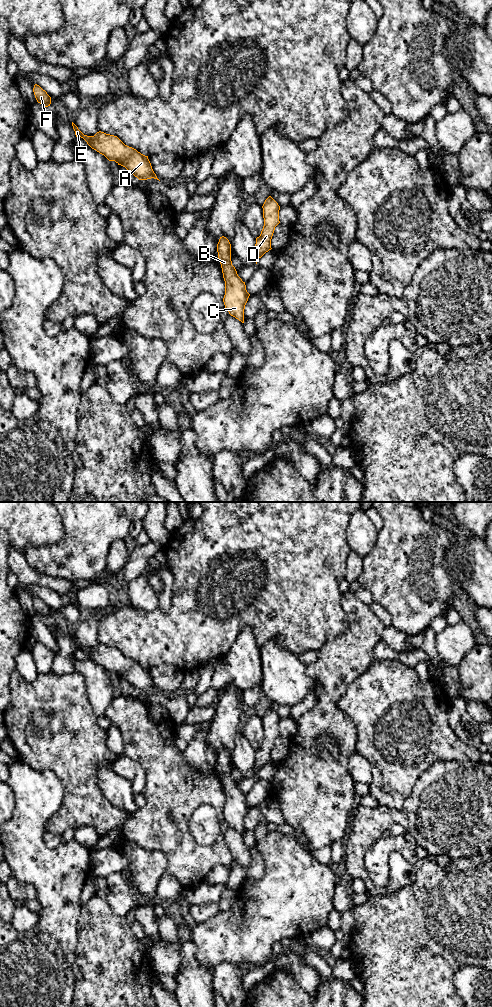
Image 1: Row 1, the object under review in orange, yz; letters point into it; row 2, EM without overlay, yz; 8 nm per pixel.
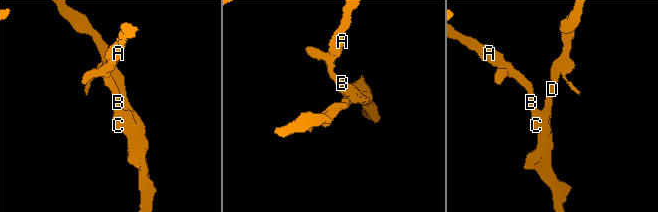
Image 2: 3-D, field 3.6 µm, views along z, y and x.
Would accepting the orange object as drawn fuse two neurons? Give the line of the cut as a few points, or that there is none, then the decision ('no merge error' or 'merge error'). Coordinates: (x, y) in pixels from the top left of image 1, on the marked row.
no cut; no merge error

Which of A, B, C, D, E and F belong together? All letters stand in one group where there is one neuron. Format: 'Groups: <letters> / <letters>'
Groups: A B C D E F

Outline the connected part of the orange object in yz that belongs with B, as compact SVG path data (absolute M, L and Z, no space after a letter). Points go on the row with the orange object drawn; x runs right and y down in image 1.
M222 236L217 244L219 262L225 281L225 295L223 302L229 314L244 323L244 309L250 294L246 290L245 282L238 276L231 261L231 244Z

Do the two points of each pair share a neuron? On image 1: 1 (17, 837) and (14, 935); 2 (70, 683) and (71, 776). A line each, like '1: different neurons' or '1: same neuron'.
1: same neuron
2: same neuron

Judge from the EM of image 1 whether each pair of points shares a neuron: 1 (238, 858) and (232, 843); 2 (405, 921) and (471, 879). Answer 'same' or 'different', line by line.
1: same
2: same

